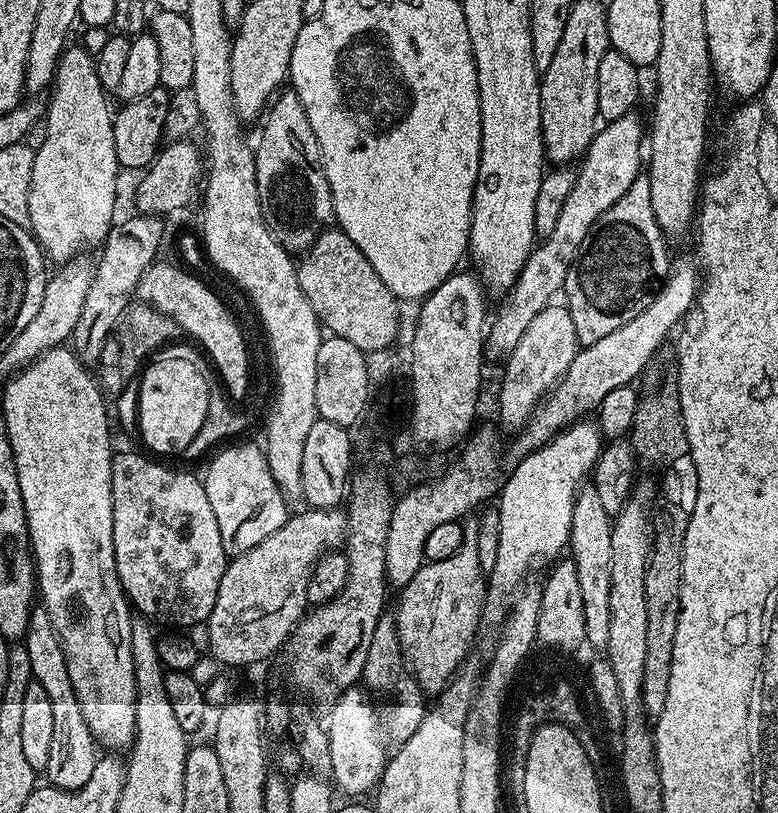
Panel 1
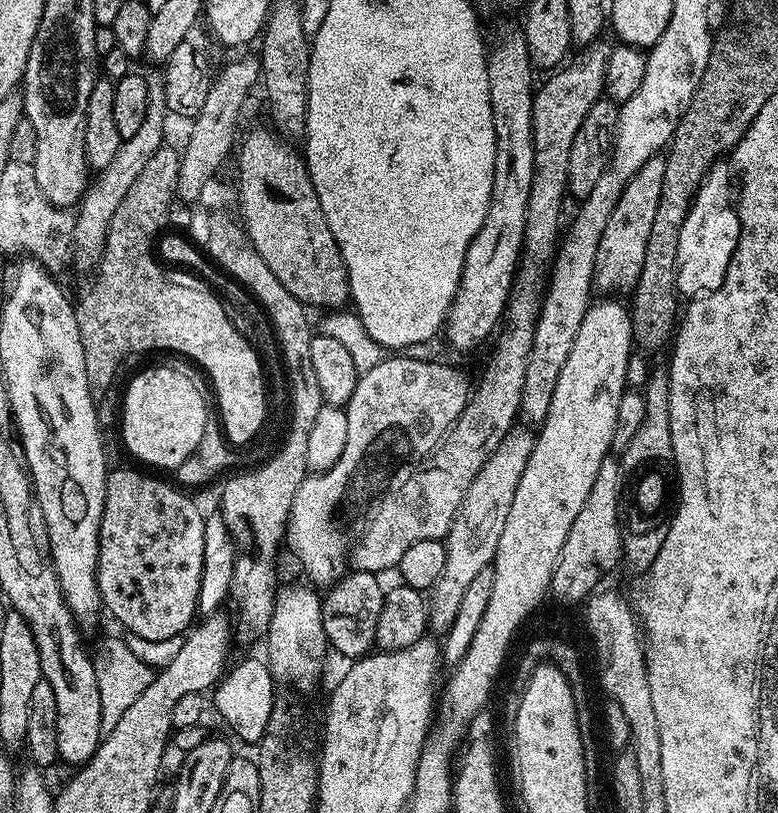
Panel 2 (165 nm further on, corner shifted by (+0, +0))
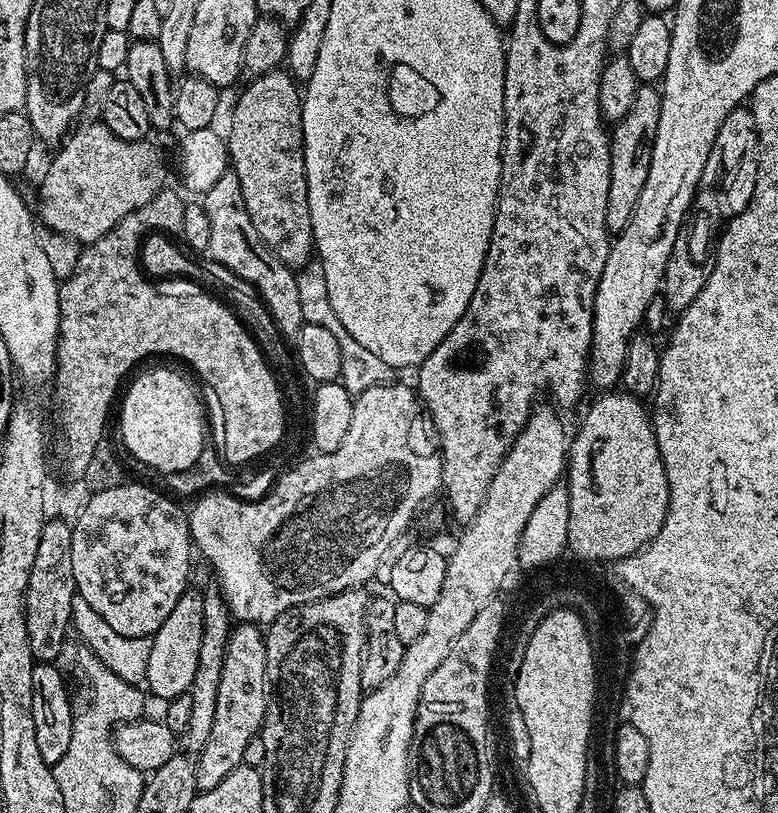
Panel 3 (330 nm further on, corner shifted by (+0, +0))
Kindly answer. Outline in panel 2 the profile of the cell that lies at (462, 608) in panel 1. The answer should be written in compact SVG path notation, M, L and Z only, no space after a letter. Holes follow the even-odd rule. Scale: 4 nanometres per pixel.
M513 427L506 438L502 438L498 450L494 450L482 470L478 470L478 478L474 478L450 526L446 537L446 570L442 570L438 582L434 582L426 596L428 626L433 633L447 632L458 615L458 604L462 602L462 594L466 594L471 580L478 575L478 570L489 567L496 559L502 529L506 526L506 517L510 515L510 506L514 502L514 490L518 490L522 470L526 470L526 462L530 462L530 454L534 450L533 433L528 433L527 427L520 427Z

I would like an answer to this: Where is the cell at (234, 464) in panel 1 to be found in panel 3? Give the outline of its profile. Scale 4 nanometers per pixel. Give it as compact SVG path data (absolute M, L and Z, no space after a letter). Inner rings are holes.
M189 590L178 598L174 611L166 617L166 622L150 638L150 662L146 662L144 680L147 691L157 696L161 702L172 700L189 691L194 682L194 670L198 670L198 649L202 646L202 606L204 592Z

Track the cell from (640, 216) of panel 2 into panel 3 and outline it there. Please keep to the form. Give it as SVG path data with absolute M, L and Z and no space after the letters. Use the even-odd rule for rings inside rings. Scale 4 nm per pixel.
M637 87L634 106L630 106L630 114L617 121L611 129L610 198L606 198L606 226L609 233L622 231L626 222L630 222L634 206L638 206L638 194L642 194L646 174L650 174L650 158L654 146L654 134L658 130L661 95L659 87Z

